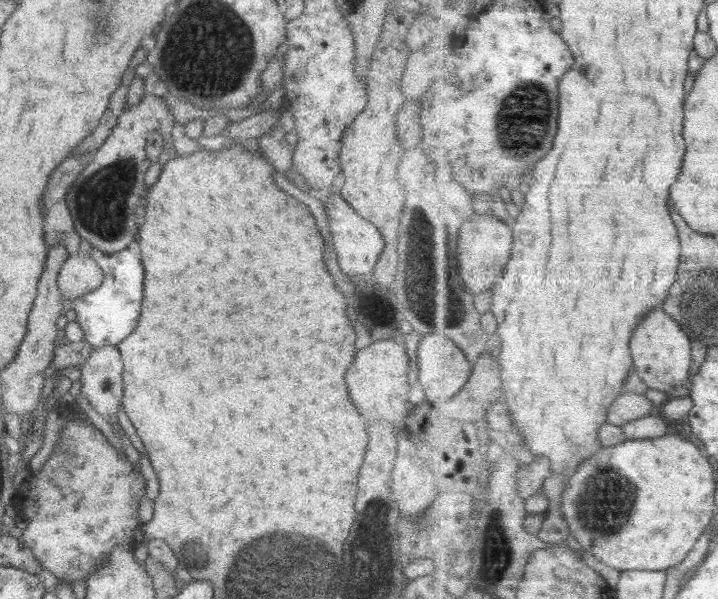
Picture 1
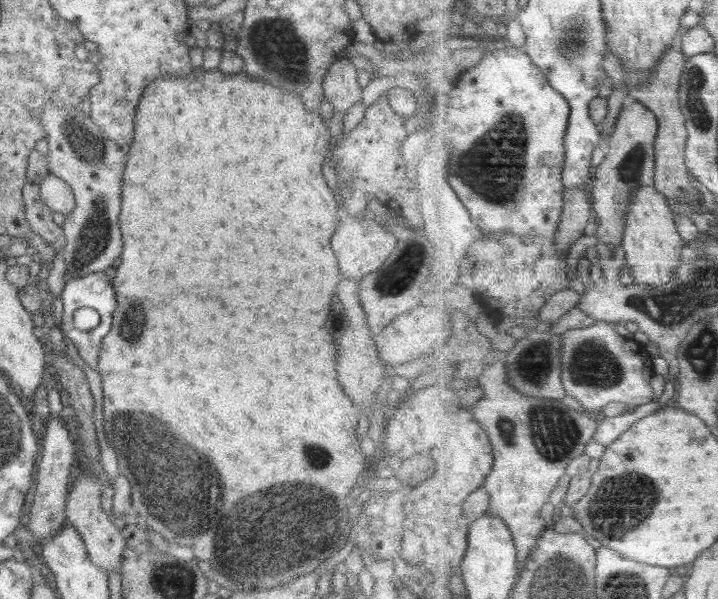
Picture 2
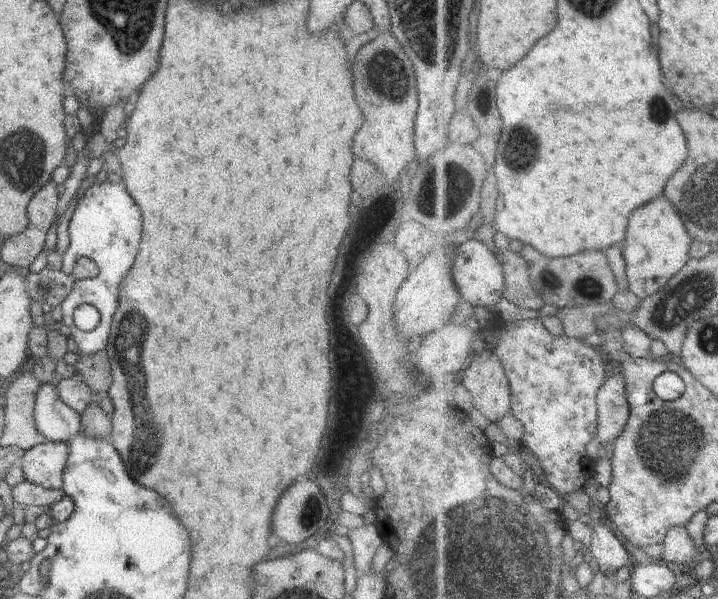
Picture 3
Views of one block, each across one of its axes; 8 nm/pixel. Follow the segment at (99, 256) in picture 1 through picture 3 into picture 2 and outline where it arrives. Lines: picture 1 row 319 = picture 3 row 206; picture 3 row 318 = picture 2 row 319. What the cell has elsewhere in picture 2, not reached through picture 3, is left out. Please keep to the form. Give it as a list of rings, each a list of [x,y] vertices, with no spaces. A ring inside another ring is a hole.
[[[109,271],[94,272],[92,274],[87,274],[86,276],[81,276],[80,278],[71,278],[66,281],[64,290],[61,294],[63,302],[63,317],[61,320],[62,327],[60,327],[60,330],[63,332],[64,336],[67,336],[72,340],[72,342],[74,342],[76,348],[78,348],[79,356],[94,370],[97,370],[102,338],[109,333],[113,314],[116,310],[116,306],[118,306],[113,283],[110,283],[111,279],[112,277]],[[84,307],[93,308],[98,311],[98,314],[100,314],[100,324],[92,330],[78,330],[74,326],[74,312],[76,312],[78,308]]]

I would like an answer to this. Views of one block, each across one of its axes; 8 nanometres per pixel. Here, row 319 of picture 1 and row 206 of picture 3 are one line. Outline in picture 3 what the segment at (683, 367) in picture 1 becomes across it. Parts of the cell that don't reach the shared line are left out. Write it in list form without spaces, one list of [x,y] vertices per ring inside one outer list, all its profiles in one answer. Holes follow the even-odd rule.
[[[667,195],[638,208],[638,212],[631,216],[629,234],[623,245],[629,288],[642,300],[666,290],[668,283],[690,262],[694,241],[685,218]]]

